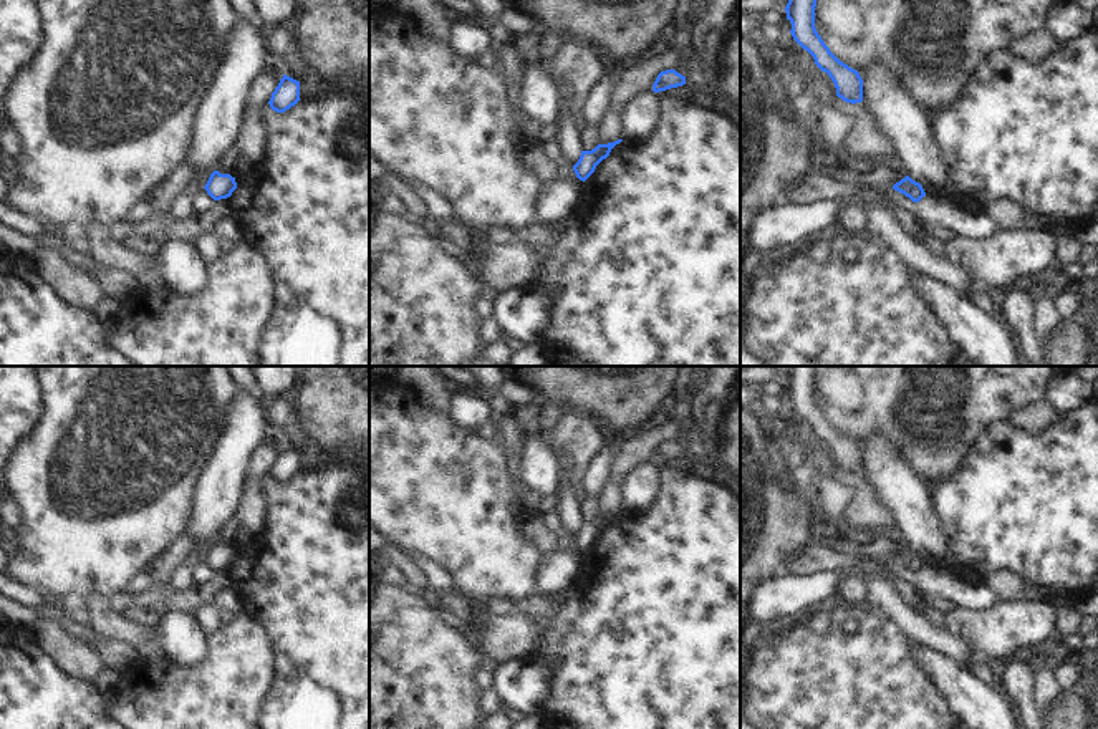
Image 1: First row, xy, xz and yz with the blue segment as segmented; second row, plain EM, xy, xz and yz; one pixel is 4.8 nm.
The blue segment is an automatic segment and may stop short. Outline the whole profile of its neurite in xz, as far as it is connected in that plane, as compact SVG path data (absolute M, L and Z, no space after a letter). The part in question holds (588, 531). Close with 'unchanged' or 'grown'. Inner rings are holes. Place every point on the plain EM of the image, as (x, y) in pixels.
M623 510L608 515L598 515L591 522L581 522L578 533L573 537L573 542L580 552L586 552L596 540L596 537L606 530L611 520L619 515Z; unchanged

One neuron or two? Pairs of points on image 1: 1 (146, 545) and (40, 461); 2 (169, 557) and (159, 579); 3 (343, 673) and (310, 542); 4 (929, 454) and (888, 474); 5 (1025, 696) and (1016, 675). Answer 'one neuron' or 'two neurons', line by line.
1: one neuron
2: one neuron
3: one neuron
4: two neurons
5: one neuron

